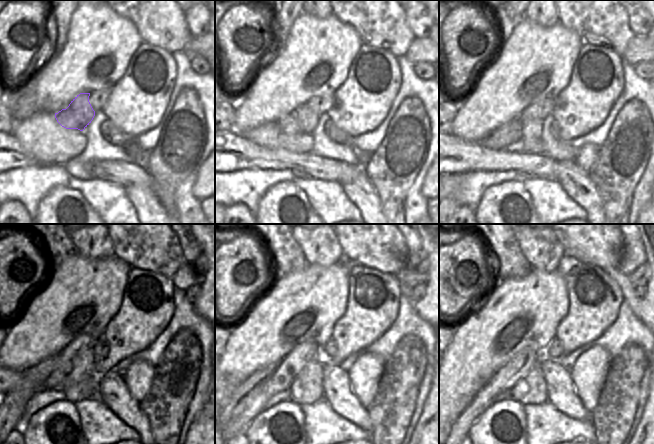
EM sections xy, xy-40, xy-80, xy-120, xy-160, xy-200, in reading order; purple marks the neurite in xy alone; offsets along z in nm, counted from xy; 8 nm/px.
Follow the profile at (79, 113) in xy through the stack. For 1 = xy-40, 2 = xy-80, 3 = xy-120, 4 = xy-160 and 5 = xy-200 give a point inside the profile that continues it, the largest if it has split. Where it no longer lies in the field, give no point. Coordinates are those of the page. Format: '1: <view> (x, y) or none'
1: xy-40 (303, 120)
2: xy-80 (531, 131)
3: xy-120 (82, 383)
4: xy-160 (307, 388)
5: xy-200 (530, 390)

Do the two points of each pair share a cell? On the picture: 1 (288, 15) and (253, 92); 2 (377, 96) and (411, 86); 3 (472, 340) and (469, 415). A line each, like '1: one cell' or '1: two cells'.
1: two cells
2: two cells
3: two cells

